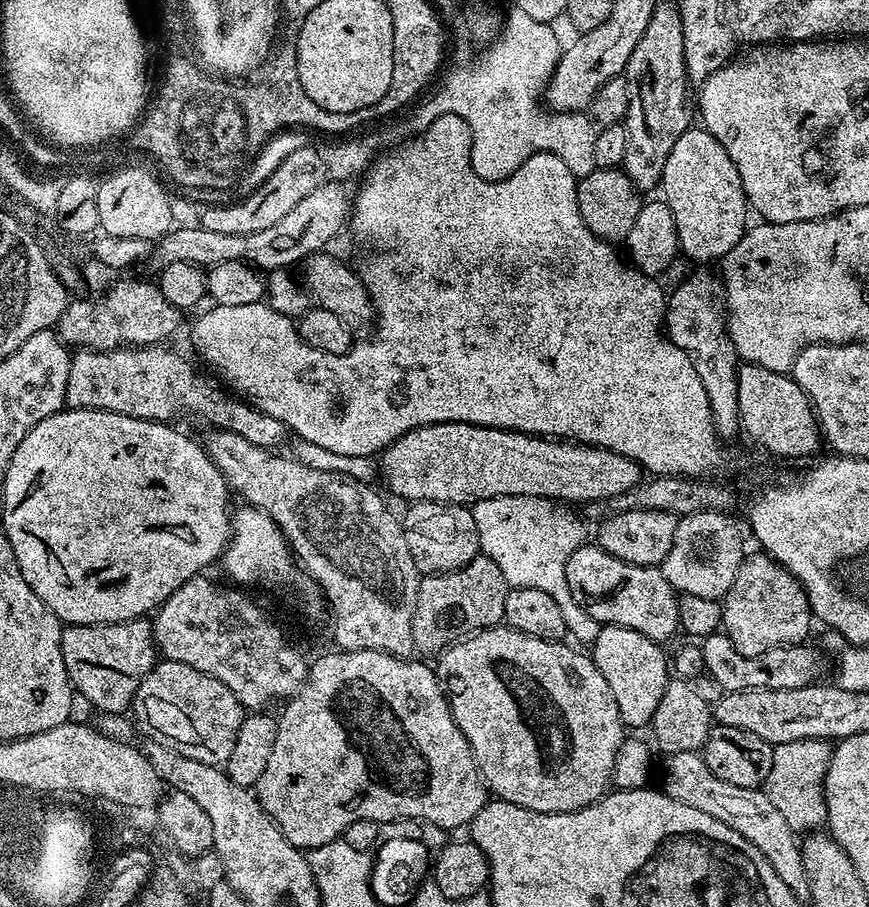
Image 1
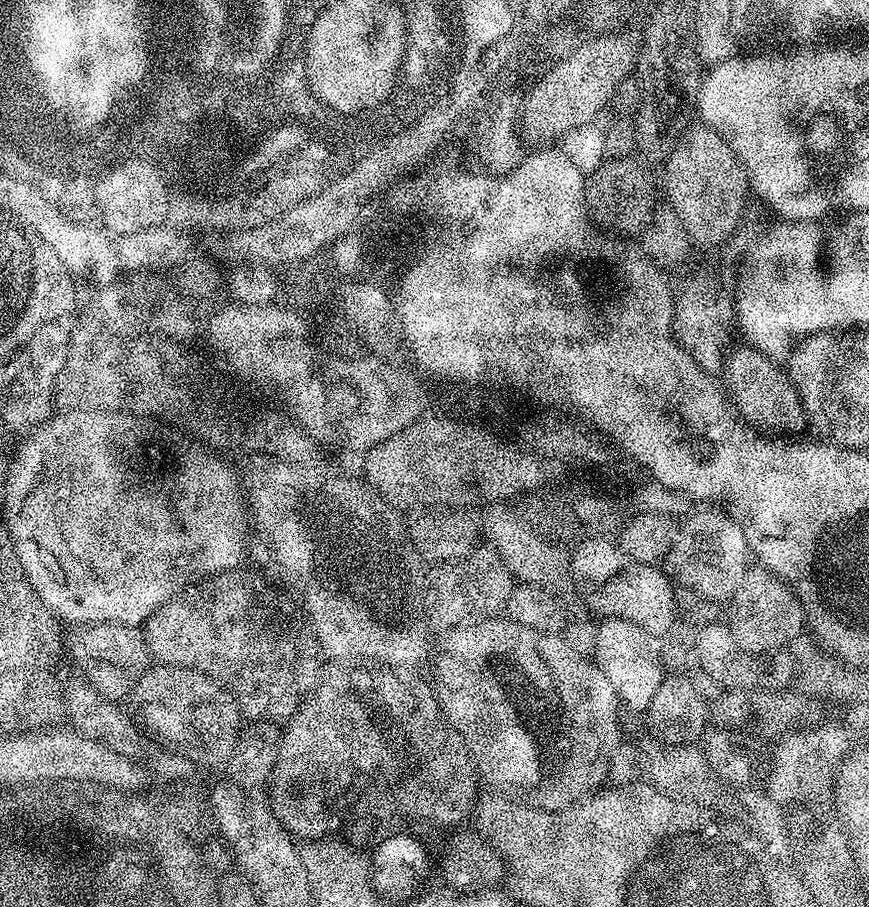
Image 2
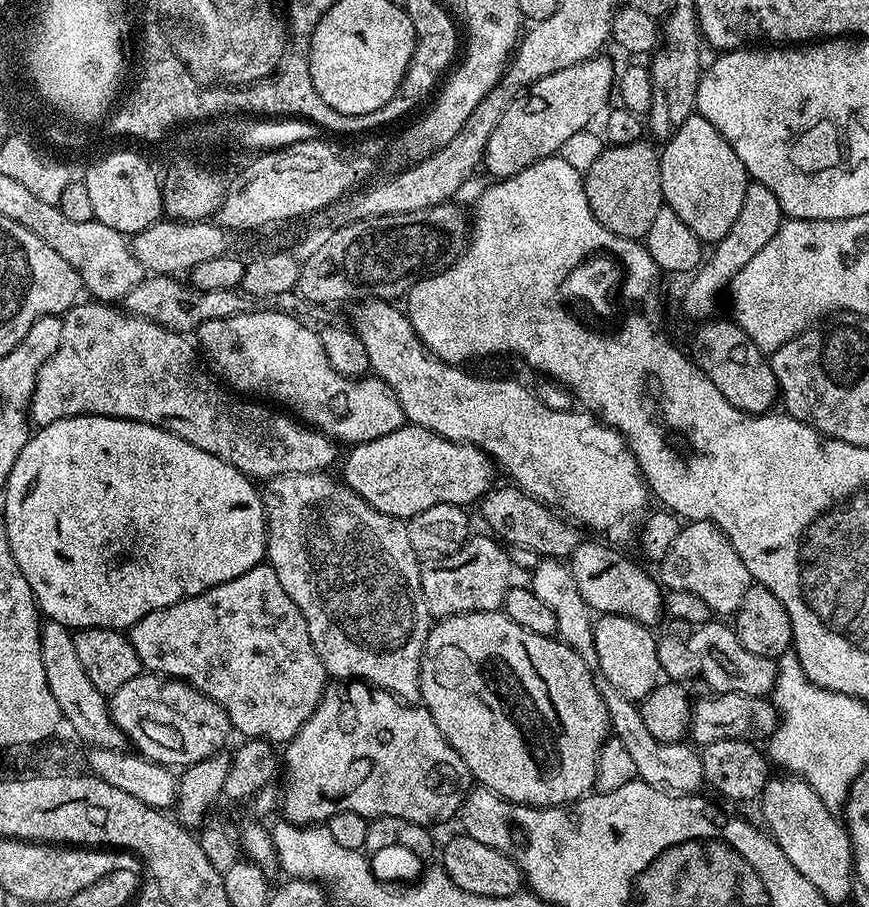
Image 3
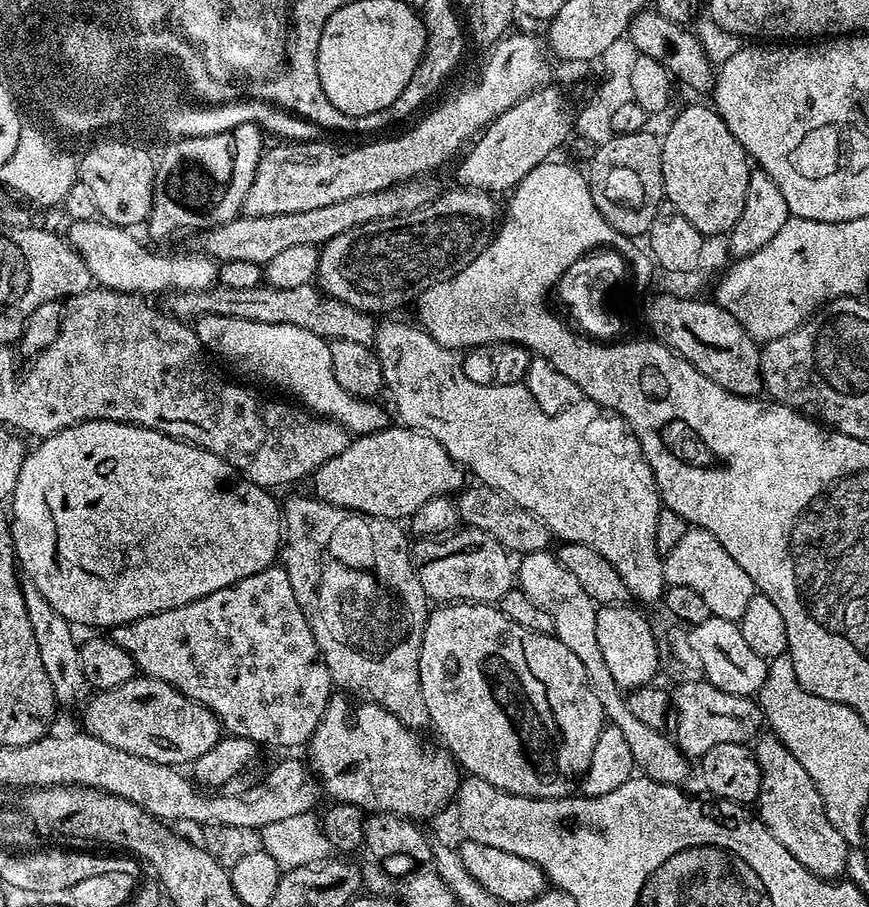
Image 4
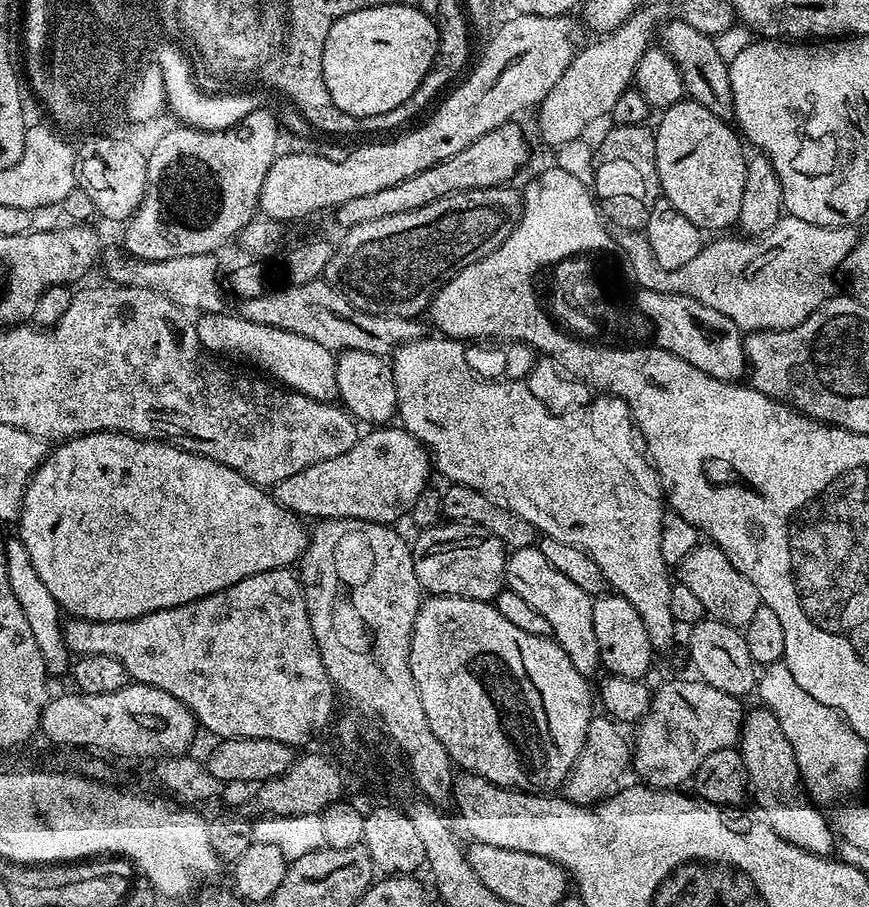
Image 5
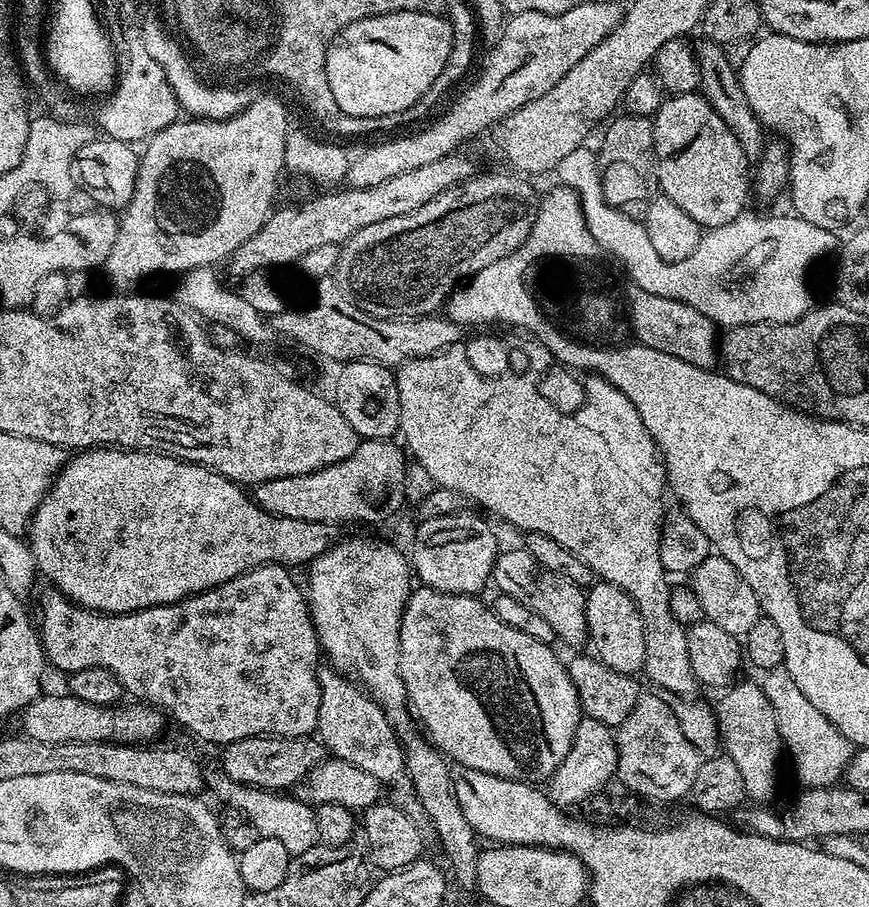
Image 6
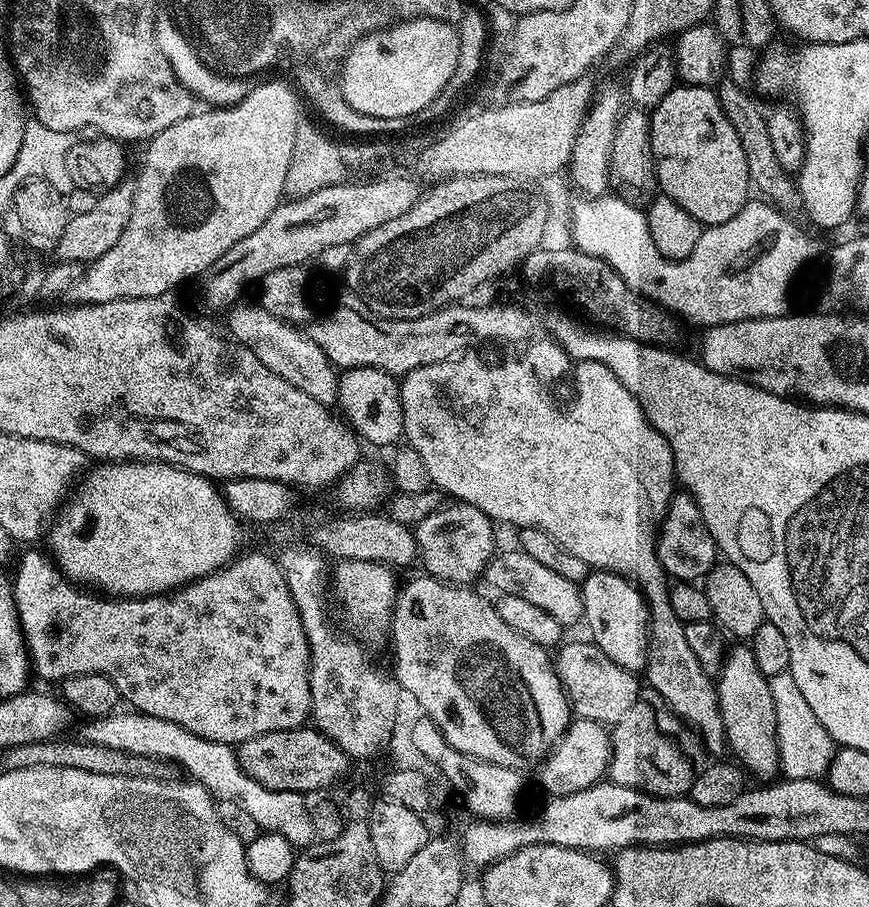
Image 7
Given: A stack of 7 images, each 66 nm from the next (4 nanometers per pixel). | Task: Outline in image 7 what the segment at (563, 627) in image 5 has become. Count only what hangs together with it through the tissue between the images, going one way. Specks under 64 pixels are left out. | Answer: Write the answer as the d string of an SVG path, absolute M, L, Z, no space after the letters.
M519 550L493 555L482 573L483 583L488 583L493 588L493 593L505 596L518 594L518 598L526 598L534 606L542 606L546 614L554 614L558 622L565 626L580 624L584 615L584 603L580 593L580 584L570 582L570 578L562 578L562 574L554 574L546 566L542 566L530 554Z

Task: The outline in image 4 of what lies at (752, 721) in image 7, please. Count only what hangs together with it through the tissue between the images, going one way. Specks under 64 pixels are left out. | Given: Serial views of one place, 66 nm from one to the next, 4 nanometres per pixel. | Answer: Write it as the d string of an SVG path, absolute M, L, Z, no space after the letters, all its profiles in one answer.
M761 735L755 741L754 751L762 774L758 819L771 830L774 838L778 838L778 842L782 842L782 846L786 846L786 850L790 850L790 854L794 854L794 858L798 858L798 862L802 862L802 866L806 866L806 870L824 880L843 877L850 846L842 838L840 829L832 825L830 818L826 818L814 778L806 774L802 762L786 750L777 736Z

